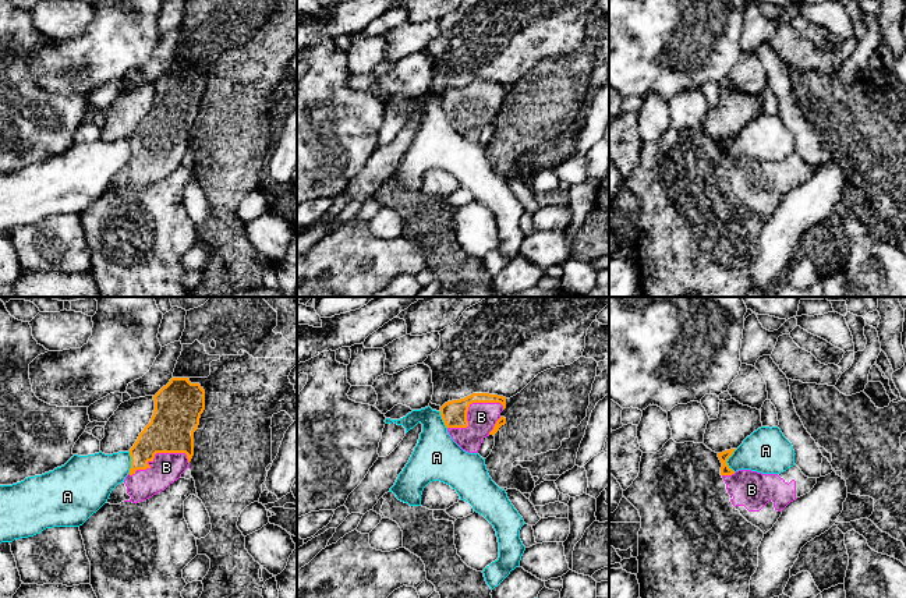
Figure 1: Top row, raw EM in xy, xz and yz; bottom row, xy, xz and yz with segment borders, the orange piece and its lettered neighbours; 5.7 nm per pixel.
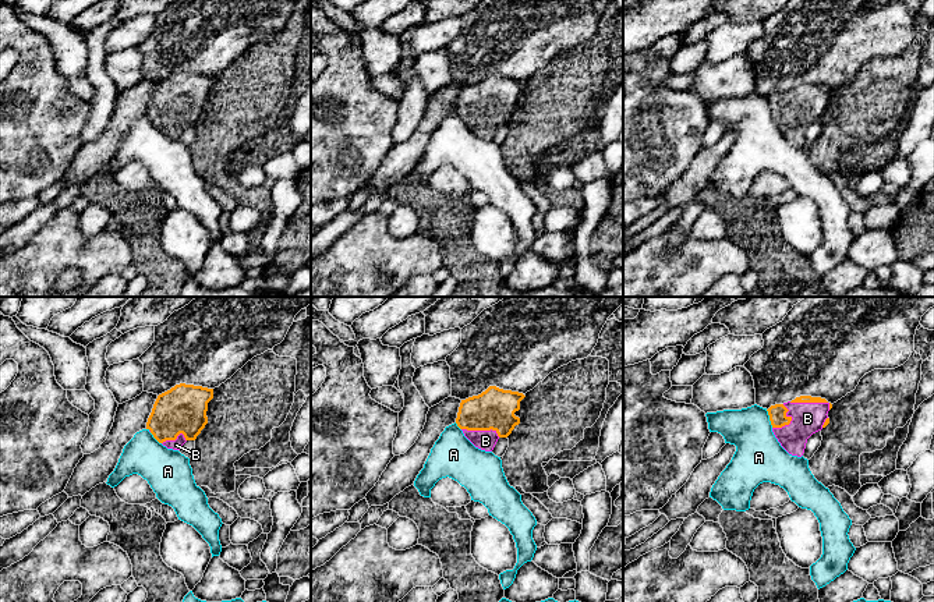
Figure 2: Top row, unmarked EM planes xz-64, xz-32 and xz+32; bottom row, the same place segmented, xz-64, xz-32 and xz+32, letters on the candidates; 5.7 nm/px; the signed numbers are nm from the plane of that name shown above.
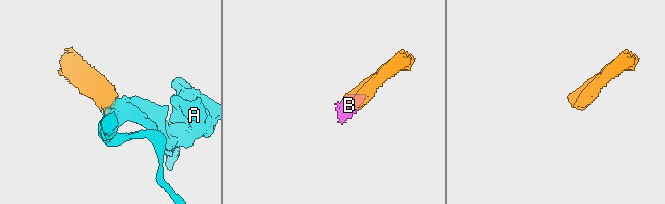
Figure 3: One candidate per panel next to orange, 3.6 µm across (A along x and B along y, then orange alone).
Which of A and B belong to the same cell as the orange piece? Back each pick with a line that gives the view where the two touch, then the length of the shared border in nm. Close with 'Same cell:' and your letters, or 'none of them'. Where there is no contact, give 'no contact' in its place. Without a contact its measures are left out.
B: xy | 360 nm
Same cell: B

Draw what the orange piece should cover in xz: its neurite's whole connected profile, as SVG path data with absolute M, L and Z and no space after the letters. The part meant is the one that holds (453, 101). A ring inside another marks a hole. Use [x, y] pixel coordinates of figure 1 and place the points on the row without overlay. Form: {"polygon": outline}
{"polygon": "M473 81L460 88L452 88L440 95L442 107L452 127L466 139L478 141L482 128L495 123L506 106L500 100L506 96L506 85L489 81Z"}

